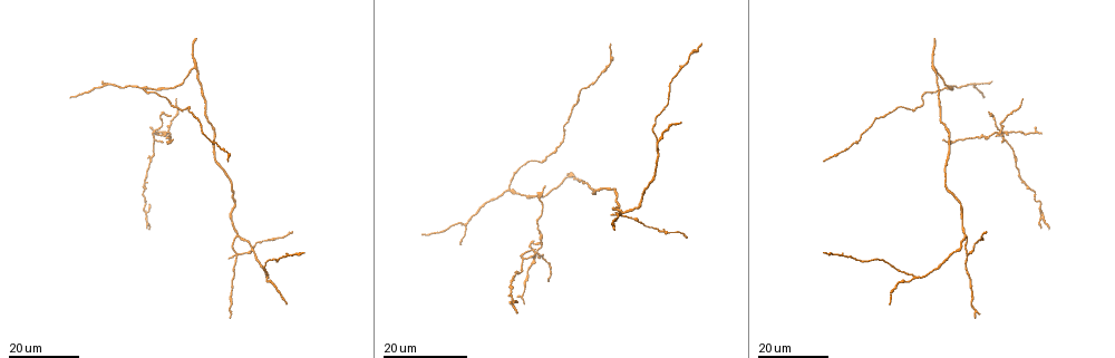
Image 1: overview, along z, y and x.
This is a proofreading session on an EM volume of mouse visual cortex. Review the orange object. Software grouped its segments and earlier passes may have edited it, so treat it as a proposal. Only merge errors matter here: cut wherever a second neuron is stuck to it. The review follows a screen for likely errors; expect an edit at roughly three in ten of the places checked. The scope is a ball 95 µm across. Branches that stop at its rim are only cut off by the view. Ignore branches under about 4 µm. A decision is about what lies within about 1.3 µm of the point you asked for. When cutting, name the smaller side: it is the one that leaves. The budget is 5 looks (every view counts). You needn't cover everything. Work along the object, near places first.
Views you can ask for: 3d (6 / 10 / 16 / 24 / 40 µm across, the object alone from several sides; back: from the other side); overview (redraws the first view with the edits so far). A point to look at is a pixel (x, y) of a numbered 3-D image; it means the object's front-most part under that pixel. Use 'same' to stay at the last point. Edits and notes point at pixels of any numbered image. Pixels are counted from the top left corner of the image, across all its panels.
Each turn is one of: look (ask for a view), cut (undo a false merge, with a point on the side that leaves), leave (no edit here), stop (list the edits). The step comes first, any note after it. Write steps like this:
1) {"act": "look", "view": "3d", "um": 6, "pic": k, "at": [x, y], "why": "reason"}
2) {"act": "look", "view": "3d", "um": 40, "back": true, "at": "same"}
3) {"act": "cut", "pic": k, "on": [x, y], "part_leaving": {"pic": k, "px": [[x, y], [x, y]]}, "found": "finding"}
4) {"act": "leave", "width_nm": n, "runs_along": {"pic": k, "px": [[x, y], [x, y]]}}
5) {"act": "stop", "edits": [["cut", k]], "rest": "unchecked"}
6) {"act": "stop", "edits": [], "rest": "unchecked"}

{"act": "look", "view": "3d", "um": 16, "pic": 1, "at": [237, 236], "why": "small branch off a trunk"}

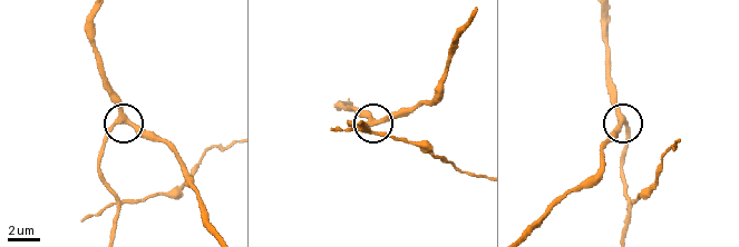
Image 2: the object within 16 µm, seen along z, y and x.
{"act": "look", "view": "3d", "um": 6, "pic": 2, "at": [624, 121]}

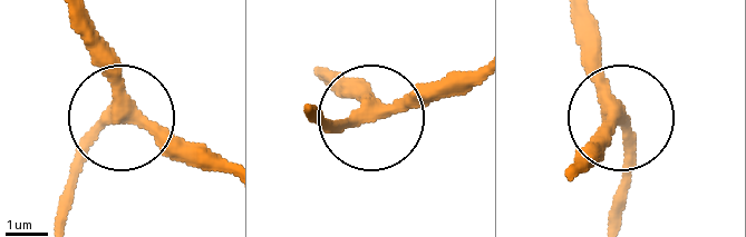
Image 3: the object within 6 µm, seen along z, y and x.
{"act": "leave", "width_nm": 300, "runs_along": {"pic": 3, "px": [[68, 19], [114, 115], [60, 196]]}, "found": "one neuron here"}

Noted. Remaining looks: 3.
{"act": "look", "view": "3d", "um": 16, "pic": 1, "at": [537, 252], "why": "two arms at a narrow angle"}

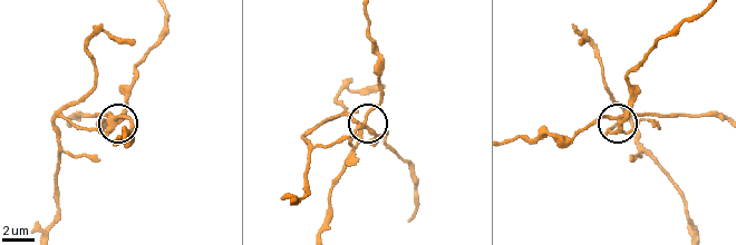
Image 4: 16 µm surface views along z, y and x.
{"act": "look", "view": "3d", "um": 6, "pic": 4, "at": [619, 132], "why": "zoom in"}

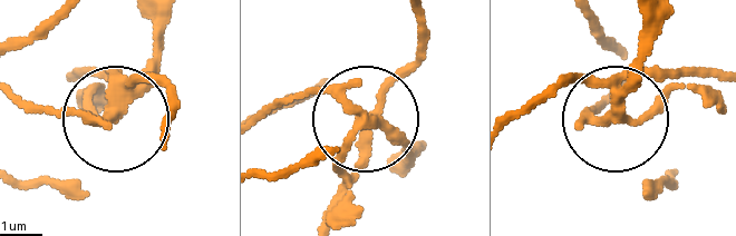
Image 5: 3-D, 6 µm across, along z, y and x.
{"act": "cut", "pic": 5, "on": [349, 180], "width_nm": 250, "part_leaving": {"pic": 5, "px": [[368, 125], [315, 92], [261, 107]]}, "found": "a second neuron is stuck on"}

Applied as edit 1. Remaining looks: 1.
{"act": "stop", "edits": [["cut", 5]], "rest": "unchecked"}

